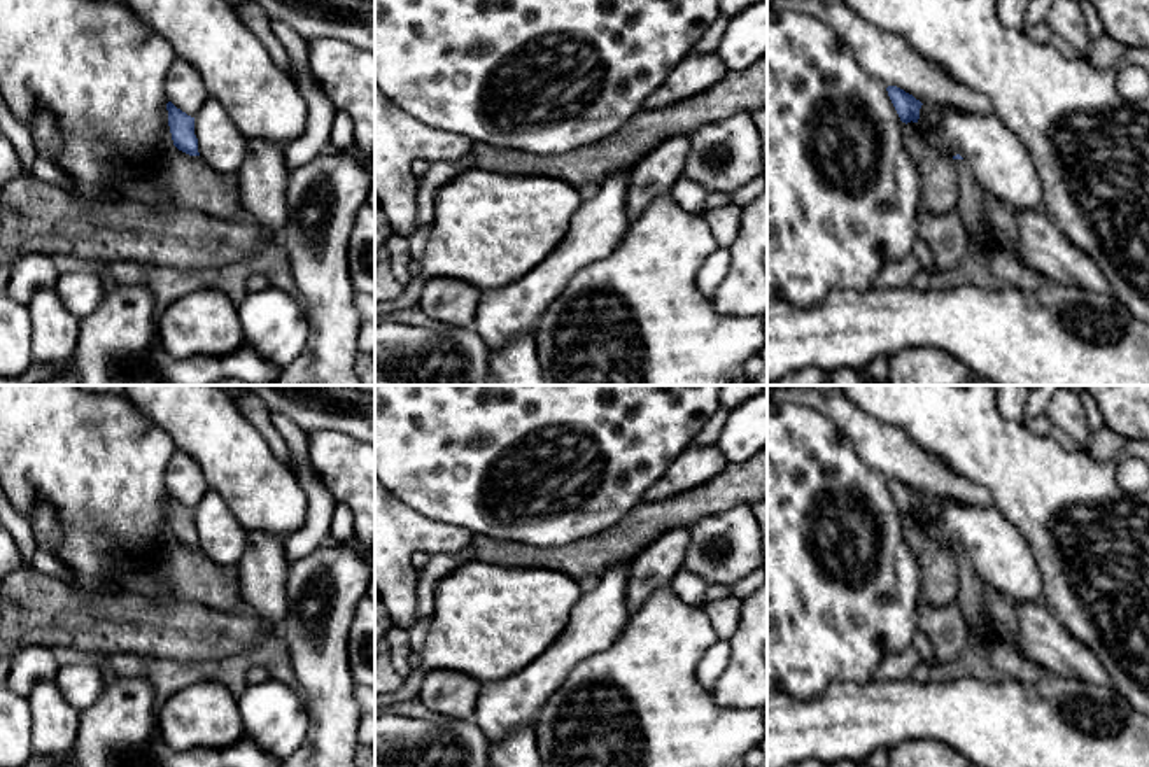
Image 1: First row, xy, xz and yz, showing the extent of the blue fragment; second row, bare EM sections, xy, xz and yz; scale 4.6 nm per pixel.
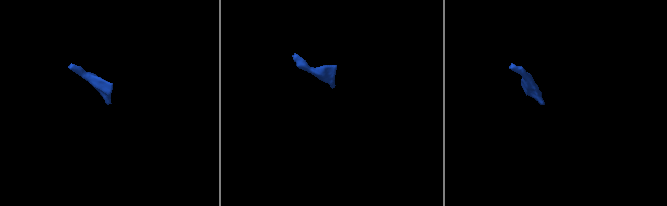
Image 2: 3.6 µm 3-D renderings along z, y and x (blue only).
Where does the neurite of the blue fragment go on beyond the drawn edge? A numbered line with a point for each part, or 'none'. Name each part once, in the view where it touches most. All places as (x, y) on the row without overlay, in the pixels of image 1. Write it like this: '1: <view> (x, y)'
1: yz (1000, 655)

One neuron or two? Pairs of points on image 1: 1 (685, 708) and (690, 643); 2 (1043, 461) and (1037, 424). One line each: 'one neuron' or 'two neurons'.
1: one neuron
2: two neurons

